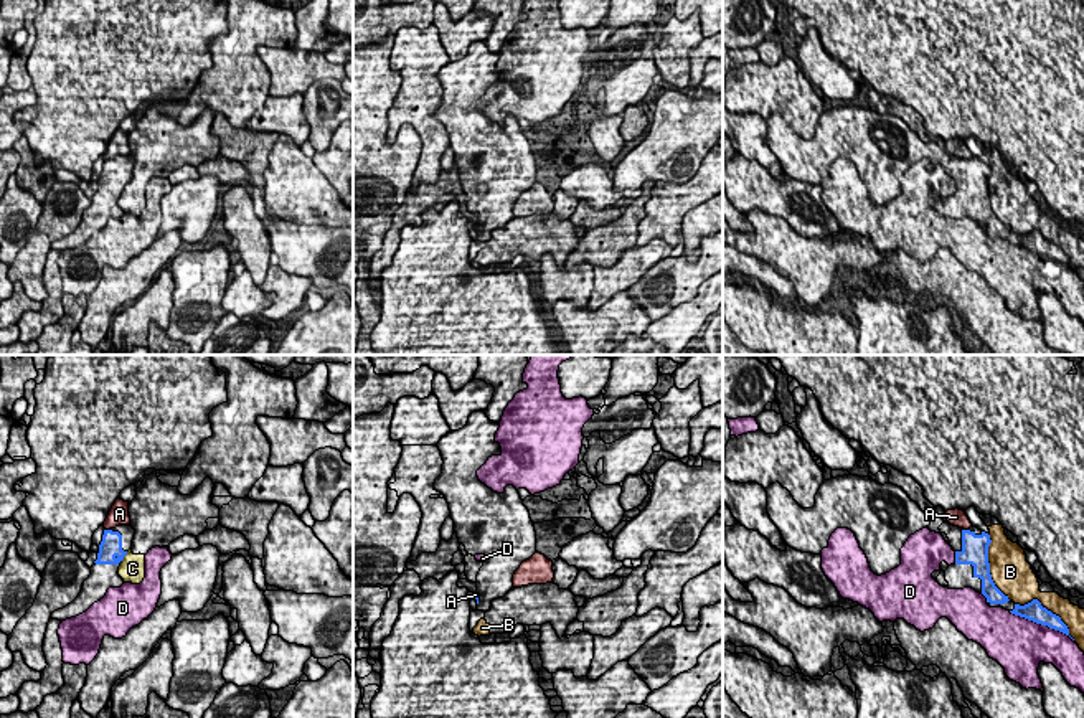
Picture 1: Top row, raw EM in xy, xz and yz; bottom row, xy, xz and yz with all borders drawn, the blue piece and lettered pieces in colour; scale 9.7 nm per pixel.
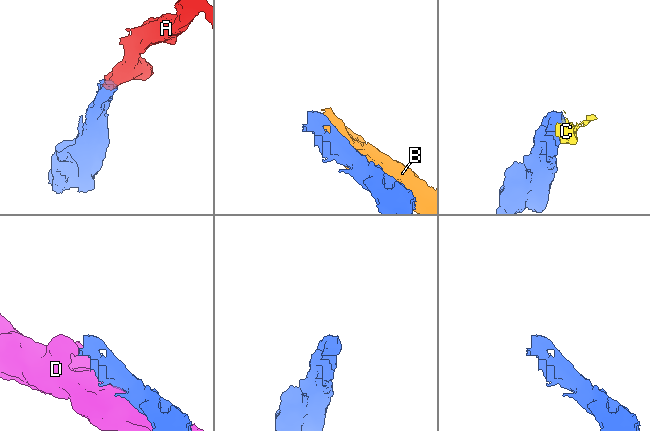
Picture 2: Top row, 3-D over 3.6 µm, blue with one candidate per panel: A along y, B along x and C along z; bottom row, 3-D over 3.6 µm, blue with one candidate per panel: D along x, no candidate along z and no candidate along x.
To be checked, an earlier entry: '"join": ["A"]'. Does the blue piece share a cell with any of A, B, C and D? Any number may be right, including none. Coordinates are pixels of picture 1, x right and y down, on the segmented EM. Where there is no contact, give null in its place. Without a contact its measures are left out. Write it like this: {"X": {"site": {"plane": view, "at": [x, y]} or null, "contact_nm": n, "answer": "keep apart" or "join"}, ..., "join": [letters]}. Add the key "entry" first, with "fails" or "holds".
{"entry": "fails", "A": {"site": {"plane": "xy", "at": [108, 530]}, "contact_nm": 50, "answer": "keep apart"}, "B": {"site": {"plane": "yz", "at": [1046, 609]}, "contact_nm": 700, "answer": "keep apart"}, "C": {"site": {"plane": "xy", "at": [124, 555]}, "contact_nm": 120, "answer": "keep apart"}, "D": {"site": {"plane": "yz", "at": [1041, 624]}, "contact_nm": 700, "answer": "keep apart"}, "join": []}

